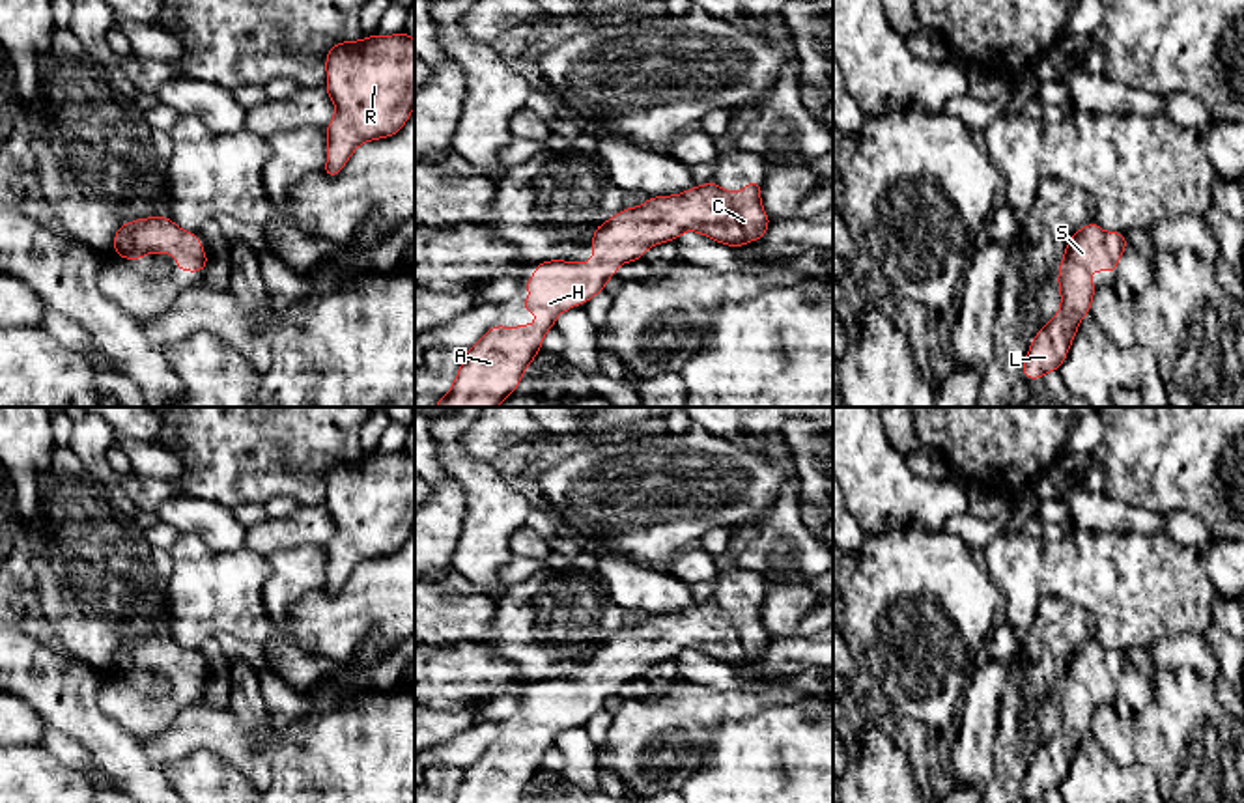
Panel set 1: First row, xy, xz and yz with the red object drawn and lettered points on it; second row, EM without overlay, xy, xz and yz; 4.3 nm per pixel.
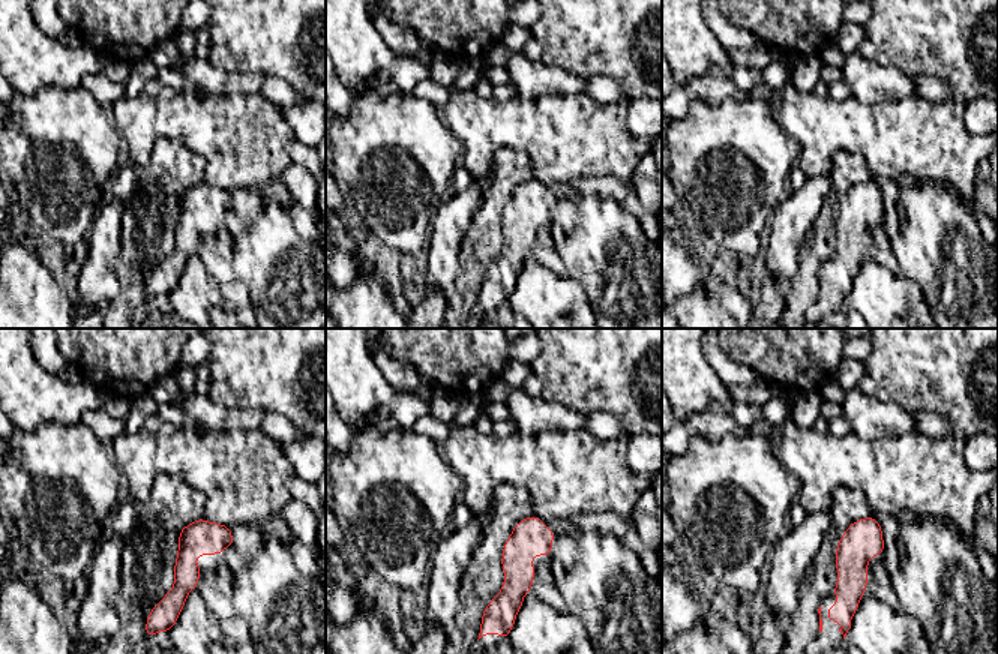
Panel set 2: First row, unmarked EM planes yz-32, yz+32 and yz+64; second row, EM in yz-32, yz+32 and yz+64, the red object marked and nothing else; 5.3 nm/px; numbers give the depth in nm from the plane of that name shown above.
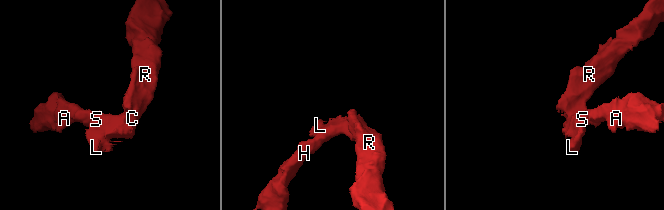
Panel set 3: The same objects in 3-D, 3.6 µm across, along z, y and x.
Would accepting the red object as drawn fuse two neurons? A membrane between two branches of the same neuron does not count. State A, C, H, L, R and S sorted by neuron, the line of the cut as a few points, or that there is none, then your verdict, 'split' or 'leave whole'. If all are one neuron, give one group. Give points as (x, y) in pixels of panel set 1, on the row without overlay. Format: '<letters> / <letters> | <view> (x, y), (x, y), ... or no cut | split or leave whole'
A C H L R S | no cut | leave whole

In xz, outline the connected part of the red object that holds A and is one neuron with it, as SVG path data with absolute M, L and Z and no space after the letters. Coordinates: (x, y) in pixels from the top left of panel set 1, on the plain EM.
M710 598L686 611L652 614L639 626L622 627L596 644L590 659L592 680L532 682L536 693L521 706L536 711L527 713L521 726L536 730L538 740L493 743L465 769L452 803L519 803L555 738L603 710L618 683L641 678L650 665L676 659L691 648L740 667L762 657L771 639L762 626L760 598L751 598L740 611L728 611Z

